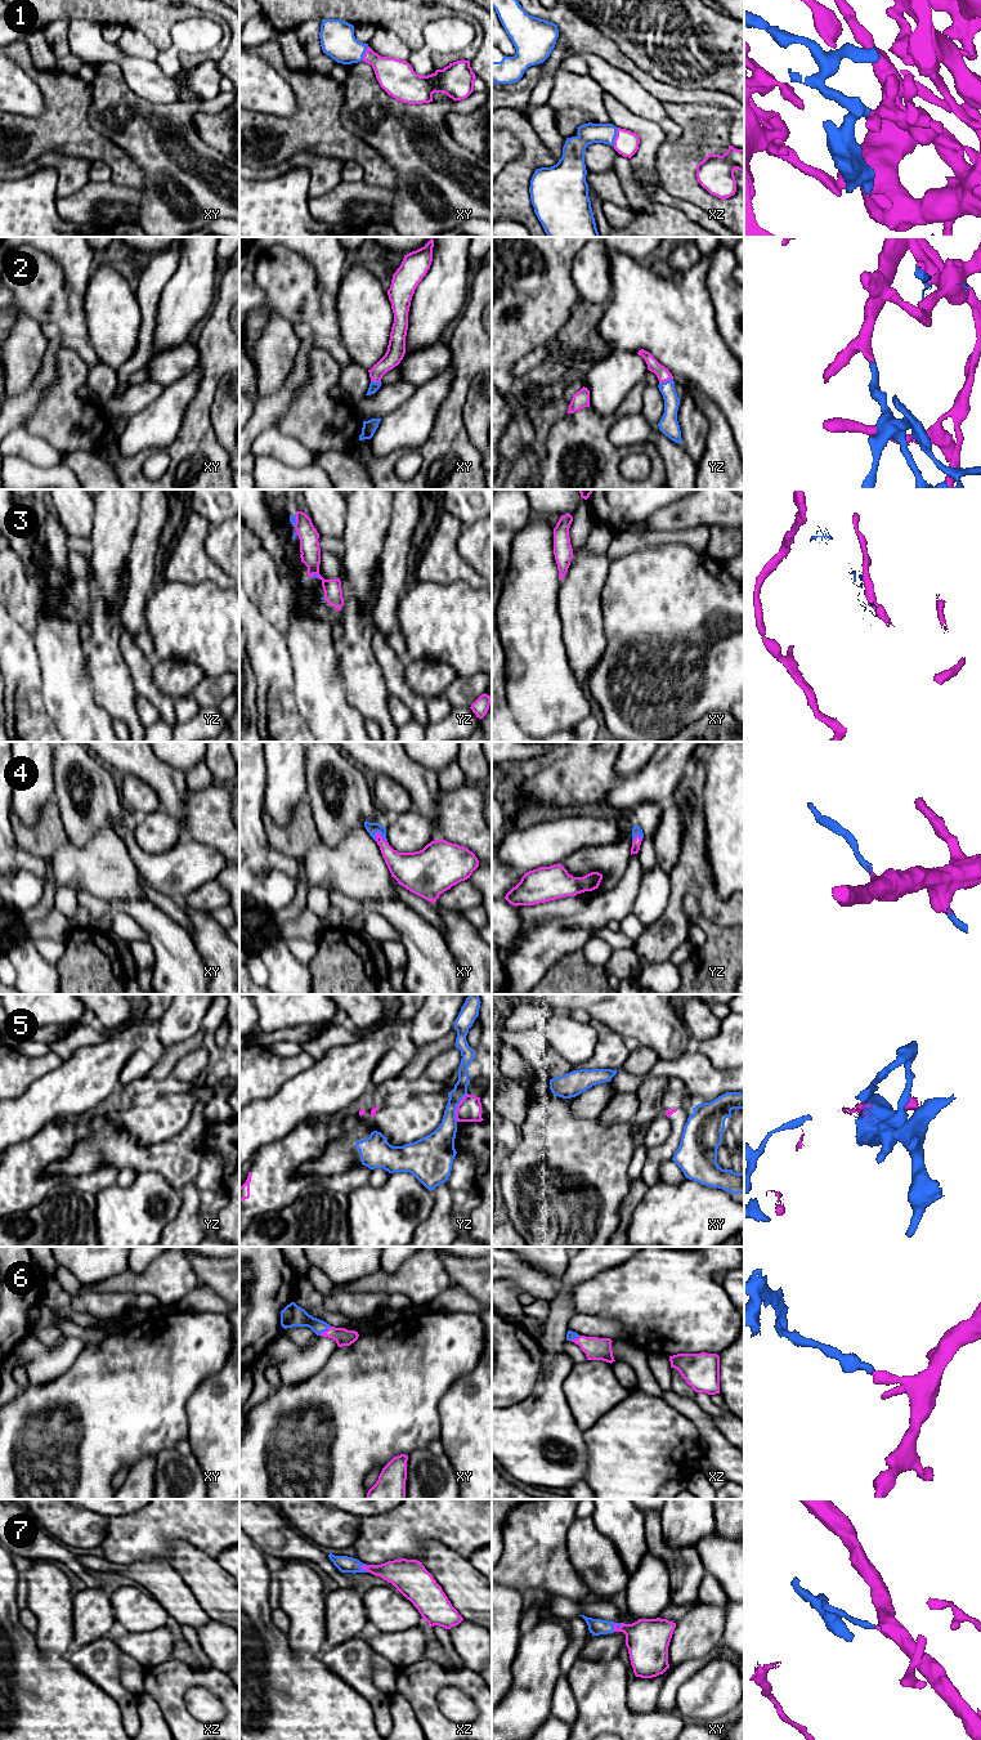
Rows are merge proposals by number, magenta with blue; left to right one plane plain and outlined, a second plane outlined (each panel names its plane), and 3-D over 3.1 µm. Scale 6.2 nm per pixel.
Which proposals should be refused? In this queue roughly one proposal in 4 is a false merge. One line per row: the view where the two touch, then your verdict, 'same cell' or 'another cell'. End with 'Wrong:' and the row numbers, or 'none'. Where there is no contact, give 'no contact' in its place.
1: meets magenta in xz; same cell
2: meets magenta in yz; same cell
3: meets magenta in yz; another cell
4: meets magenta in xy; same cell
5: meets magenta in yz; another cell
6: meets magenta in xy; same cell
7: meets magenta in xz; same cell
Wrong: 3, 5

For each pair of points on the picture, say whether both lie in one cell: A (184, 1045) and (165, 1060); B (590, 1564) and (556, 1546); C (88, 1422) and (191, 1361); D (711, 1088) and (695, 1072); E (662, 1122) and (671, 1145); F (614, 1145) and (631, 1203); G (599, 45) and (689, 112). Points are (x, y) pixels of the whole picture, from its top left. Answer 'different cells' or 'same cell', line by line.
A: same cell
B: different cells
C: same cell
D: same cell
E: different cells
F: different cells
G: different cells

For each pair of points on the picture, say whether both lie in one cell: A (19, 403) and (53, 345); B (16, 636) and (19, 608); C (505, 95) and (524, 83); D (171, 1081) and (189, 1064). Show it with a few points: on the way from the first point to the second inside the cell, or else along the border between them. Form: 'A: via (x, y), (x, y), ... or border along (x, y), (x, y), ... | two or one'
A: via (34, 390), (48, 374), (49, 359) | one
B: border along (13, 618), (32, 636) | two
C: via (510, 95), (519, 88) | one
D: border along (171, 1073), (180, 1081), (193, 1081) | two

